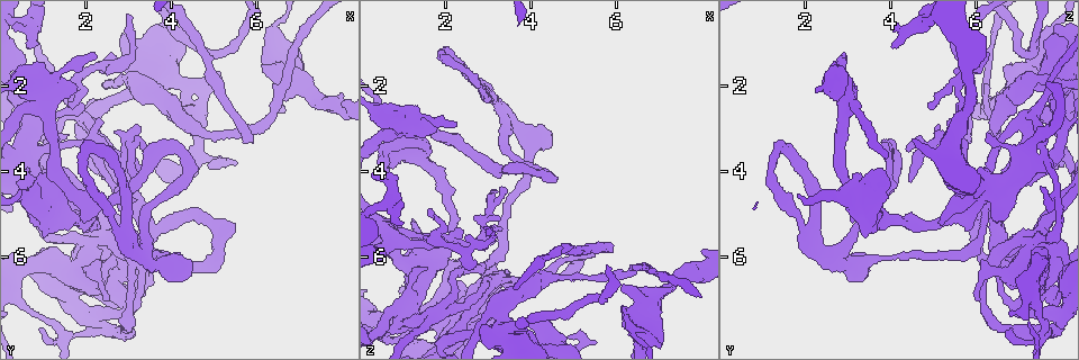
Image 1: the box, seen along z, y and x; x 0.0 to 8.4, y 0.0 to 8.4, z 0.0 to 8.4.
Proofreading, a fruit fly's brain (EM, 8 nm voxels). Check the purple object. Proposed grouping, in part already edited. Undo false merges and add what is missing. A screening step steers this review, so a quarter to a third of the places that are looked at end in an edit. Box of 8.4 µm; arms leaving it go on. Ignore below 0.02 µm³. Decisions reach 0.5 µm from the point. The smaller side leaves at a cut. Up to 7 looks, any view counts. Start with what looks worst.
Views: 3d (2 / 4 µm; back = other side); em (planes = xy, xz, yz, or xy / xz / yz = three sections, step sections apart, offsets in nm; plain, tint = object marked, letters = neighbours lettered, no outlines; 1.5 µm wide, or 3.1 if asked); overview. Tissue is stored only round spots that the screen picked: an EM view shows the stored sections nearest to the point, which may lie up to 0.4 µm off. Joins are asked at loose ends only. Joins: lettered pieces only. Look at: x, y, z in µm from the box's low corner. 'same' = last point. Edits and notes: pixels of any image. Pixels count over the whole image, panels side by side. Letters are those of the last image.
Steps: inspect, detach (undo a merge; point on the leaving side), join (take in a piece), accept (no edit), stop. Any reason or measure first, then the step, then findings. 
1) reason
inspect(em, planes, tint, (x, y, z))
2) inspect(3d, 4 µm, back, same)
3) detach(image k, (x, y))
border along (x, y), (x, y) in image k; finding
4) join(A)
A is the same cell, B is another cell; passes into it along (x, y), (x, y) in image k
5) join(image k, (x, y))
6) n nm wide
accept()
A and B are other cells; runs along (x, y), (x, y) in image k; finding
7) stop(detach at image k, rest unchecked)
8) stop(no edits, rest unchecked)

branch stops here
inspect(em, planes, letters, (3.90, 2.70, 7.55))

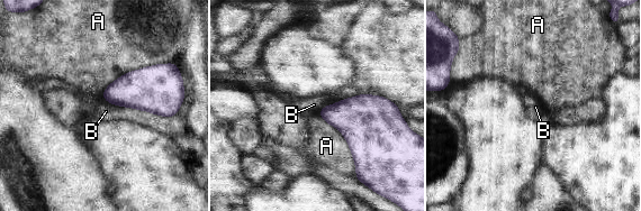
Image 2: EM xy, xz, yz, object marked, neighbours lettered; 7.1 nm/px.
accept()
A and B are other cells; border along (173, 62), (131, 70), (105, 88) in image 2; no lettered piece goes on from it

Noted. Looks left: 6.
branch stops here
inspect(3d, 2 µm, (2.75, 5.85, 1.90))

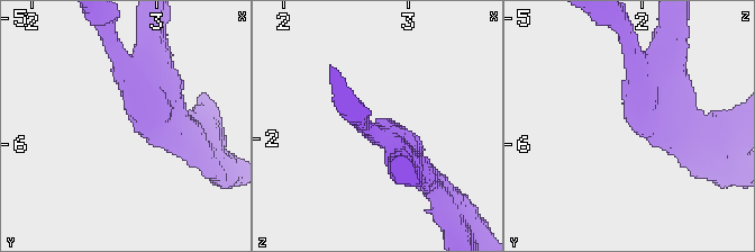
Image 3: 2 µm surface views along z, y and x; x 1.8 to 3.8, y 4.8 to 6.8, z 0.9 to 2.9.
now the EM
inspect(em, planes, letters, (2.82, 5.82, 1.94))

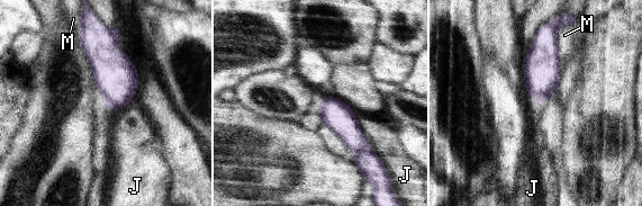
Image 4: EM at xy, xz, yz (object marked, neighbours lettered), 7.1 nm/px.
200 nm wide; M touches over 340 nm
accept()
J and M are other cells; none of them fits

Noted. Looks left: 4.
sudden change in width
inspect(em, yz, step 8, tint, (6.40, 0.70, 7.65))

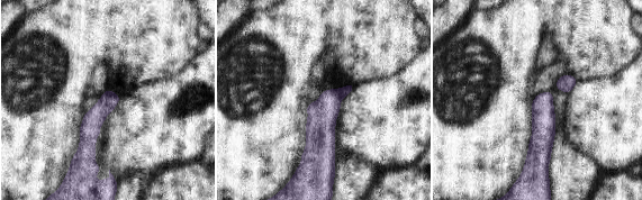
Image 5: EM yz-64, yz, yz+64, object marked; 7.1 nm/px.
what lies round it
inspect(em, yz, step 8, letters, same)

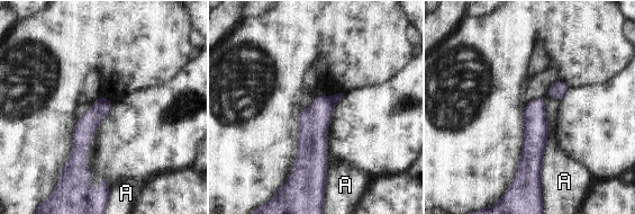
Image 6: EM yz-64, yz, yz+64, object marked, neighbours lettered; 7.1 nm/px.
120 nm wide
detach(image 6, (314, 121))
A is another cell; two cells meet here

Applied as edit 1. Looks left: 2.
stop(detach at image 6, rest unchecked)

